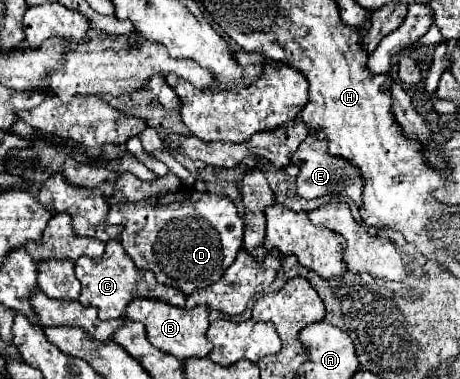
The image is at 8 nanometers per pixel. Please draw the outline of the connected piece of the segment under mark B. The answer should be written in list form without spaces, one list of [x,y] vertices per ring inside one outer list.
[[[134,297],[126,307],[126,315],[132,321],[144,323],[148,341],[160,351],[174,355],[180,361],[190,357],[208,357],[208,353],[212,351],[212,343],[206,339],[206,329],[210,325],[208,313],[210,313],[208,307],[182,309],[182,307],[168,305],[164,301],[160,303],[160,299],[148,299],[148,297]]]

